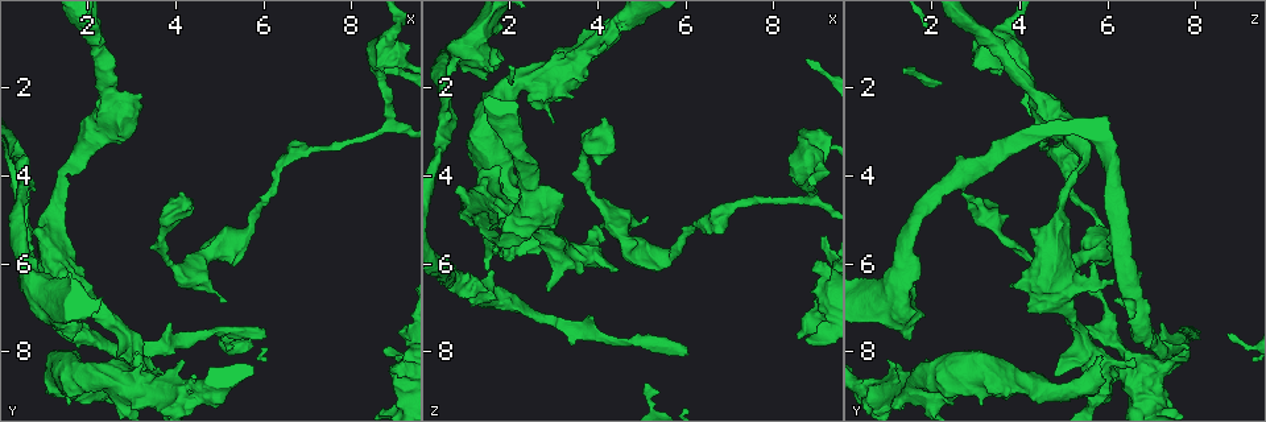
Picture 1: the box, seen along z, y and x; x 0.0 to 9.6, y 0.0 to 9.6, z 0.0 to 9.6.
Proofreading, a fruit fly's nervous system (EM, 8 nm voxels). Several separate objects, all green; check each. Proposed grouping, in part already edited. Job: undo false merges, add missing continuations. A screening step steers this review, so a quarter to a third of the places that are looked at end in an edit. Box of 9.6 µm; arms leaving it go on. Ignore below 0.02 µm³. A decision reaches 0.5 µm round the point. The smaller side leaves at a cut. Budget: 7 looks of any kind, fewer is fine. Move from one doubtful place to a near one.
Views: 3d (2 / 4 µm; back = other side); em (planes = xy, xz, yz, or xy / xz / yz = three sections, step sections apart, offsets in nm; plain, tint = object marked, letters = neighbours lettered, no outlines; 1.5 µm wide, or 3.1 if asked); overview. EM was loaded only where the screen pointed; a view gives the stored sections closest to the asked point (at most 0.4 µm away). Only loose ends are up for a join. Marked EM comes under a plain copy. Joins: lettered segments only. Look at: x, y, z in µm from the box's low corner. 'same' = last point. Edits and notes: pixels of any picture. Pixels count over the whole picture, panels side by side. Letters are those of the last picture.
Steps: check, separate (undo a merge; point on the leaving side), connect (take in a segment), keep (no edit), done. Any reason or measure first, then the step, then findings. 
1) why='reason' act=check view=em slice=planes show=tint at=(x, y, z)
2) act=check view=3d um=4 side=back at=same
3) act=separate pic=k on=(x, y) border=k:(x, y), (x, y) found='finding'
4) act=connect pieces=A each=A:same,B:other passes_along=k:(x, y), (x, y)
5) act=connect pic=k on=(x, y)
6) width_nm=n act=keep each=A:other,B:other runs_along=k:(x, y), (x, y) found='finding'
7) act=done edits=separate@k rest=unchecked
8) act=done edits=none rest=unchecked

why='branch stops here' act=check view=em slice=planes show=letters at=(9.15, 7.55, 5.35)

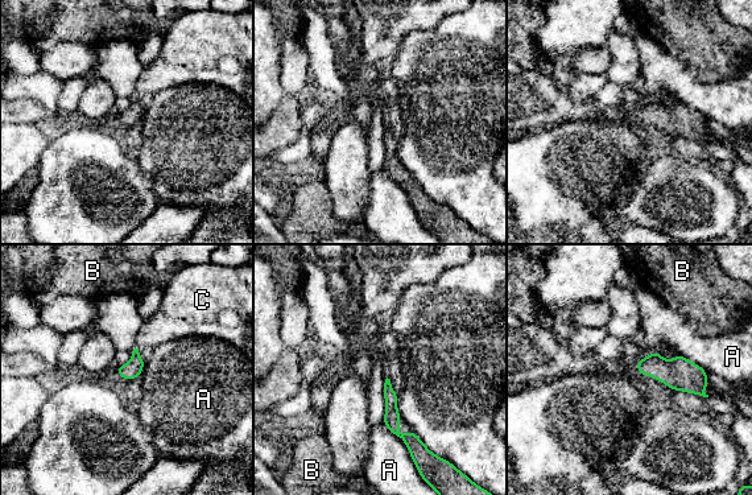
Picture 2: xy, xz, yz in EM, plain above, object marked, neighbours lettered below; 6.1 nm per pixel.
act=keep each=A:other,B:other,C:other runs_along=2:(387, 386), (392, 424), (412, 442) found='none of them fits'

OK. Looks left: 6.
why='free end' act=check view=em slice=planes show=letters at=(8.65, 8.00, 7.70)

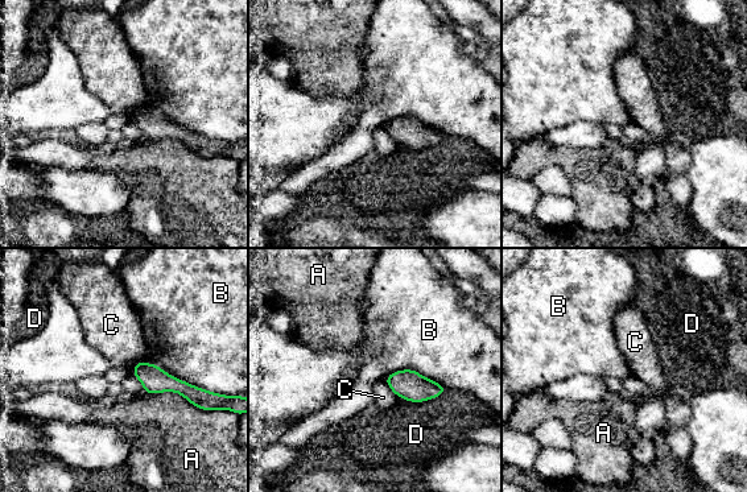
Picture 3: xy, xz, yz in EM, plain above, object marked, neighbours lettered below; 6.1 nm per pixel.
act=keep each=A:other,B:other,C:other,D:other border=3:(141, 360), (211, 392) found='none of them fits'

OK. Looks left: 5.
why='thick turns thin' act=check view=3d um=2 at=(2.10, 7.75, 6.95)

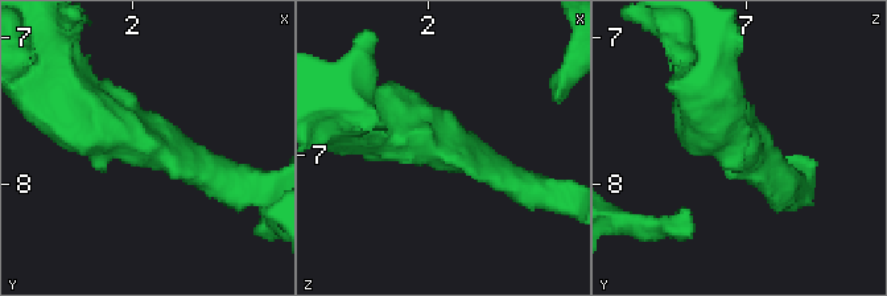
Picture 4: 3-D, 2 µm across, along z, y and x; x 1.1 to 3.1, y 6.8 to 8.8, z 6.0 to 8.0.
arm_widths_nm=220,380 why='need the tissue' act=check view=em slice=yz step=8 show=tint at=(2.08, 7.74, 6.92)

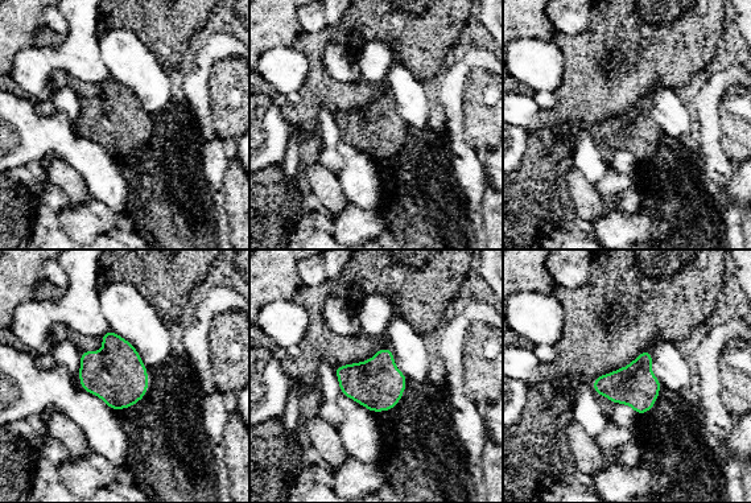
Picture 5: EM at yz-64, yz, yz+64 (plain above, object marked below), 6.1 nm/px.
why='another direction' act=check view=em slice=planes show=letters at=same

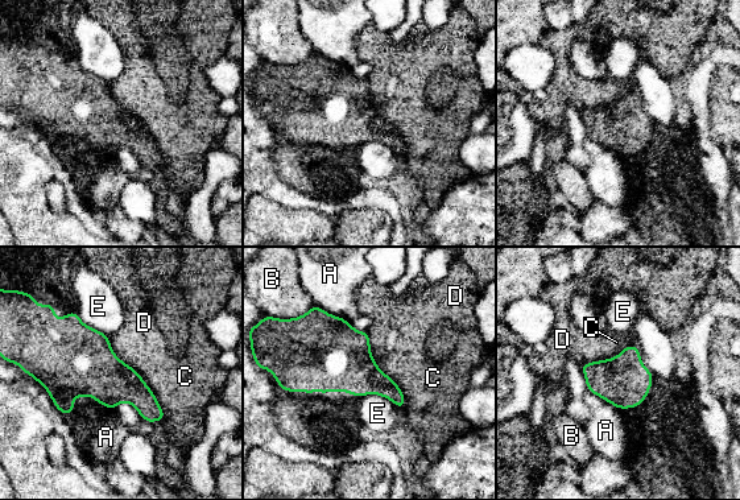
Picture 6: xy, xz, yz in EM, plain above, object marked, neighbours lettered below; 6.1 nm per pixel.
act=keep each=A:other,B:other,C:other,D:other,E:other border=6:(314, 304), (347, 321) found='all the same cell'

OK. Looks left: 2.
act=done edits=none rest=unchecked

